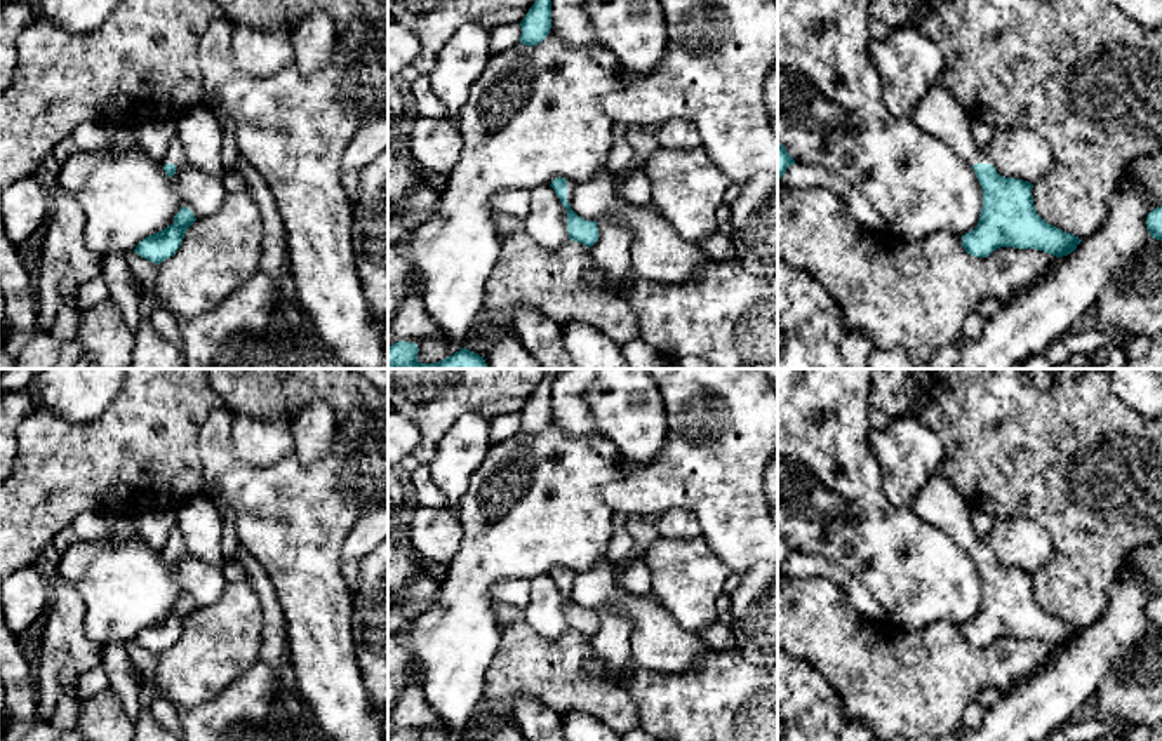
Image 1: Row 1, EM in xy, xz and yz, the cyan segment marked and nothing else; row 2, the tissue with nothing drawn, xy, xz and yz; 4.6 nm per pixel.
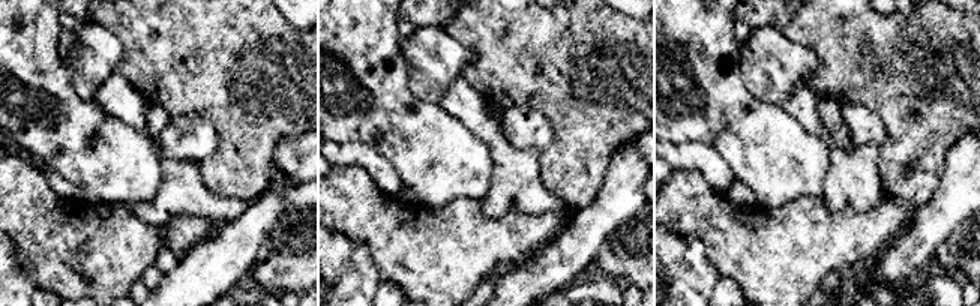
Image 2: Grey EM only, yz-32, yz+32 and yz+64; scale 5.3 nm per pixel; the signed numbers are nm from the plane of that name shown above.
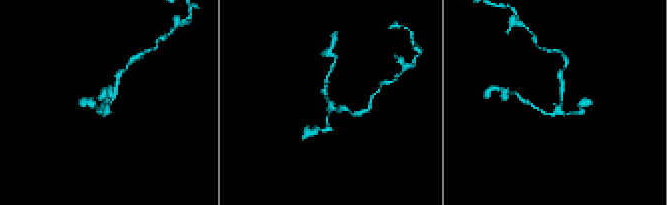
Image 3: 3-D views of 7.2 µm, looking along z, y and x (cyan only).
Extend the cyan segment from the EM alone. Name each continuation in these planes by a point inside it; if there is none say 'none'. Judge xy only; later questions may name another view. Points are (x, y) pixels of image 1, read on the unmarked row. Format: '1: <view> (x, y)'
1: xy (174, 543)

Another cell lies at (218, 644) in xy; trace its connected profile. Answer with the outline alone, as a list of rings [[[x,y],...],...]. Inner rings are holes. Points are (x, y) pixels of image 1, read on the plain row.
[[[244,579],[226,583],[219,600],[197,609],[174,645],[157,656],[155,691],[177,710],[207,704],[235,684],[257,659],[264,614],[254,588]]]

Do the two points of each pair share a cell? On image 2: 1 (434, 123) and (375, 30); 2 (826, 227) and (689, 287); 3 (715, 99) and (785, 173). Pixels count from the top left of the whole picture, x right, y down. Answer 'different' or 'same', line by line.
1: same
2: different
3: same

